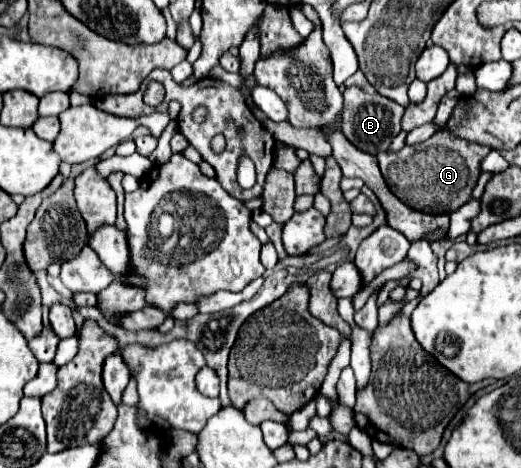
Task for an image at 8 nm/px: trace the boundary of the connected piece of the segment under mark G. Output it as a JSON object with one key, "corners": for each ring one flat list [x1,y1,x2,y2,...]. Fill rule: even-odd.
{"corners":[[437,132,421,144,403,146,397,152,381,152,377,156,381,174,389,190,407,206,421,212,455,212,461,208,473,192,473,186,479,178,481,158,491,148,467,142,451,132]]}

